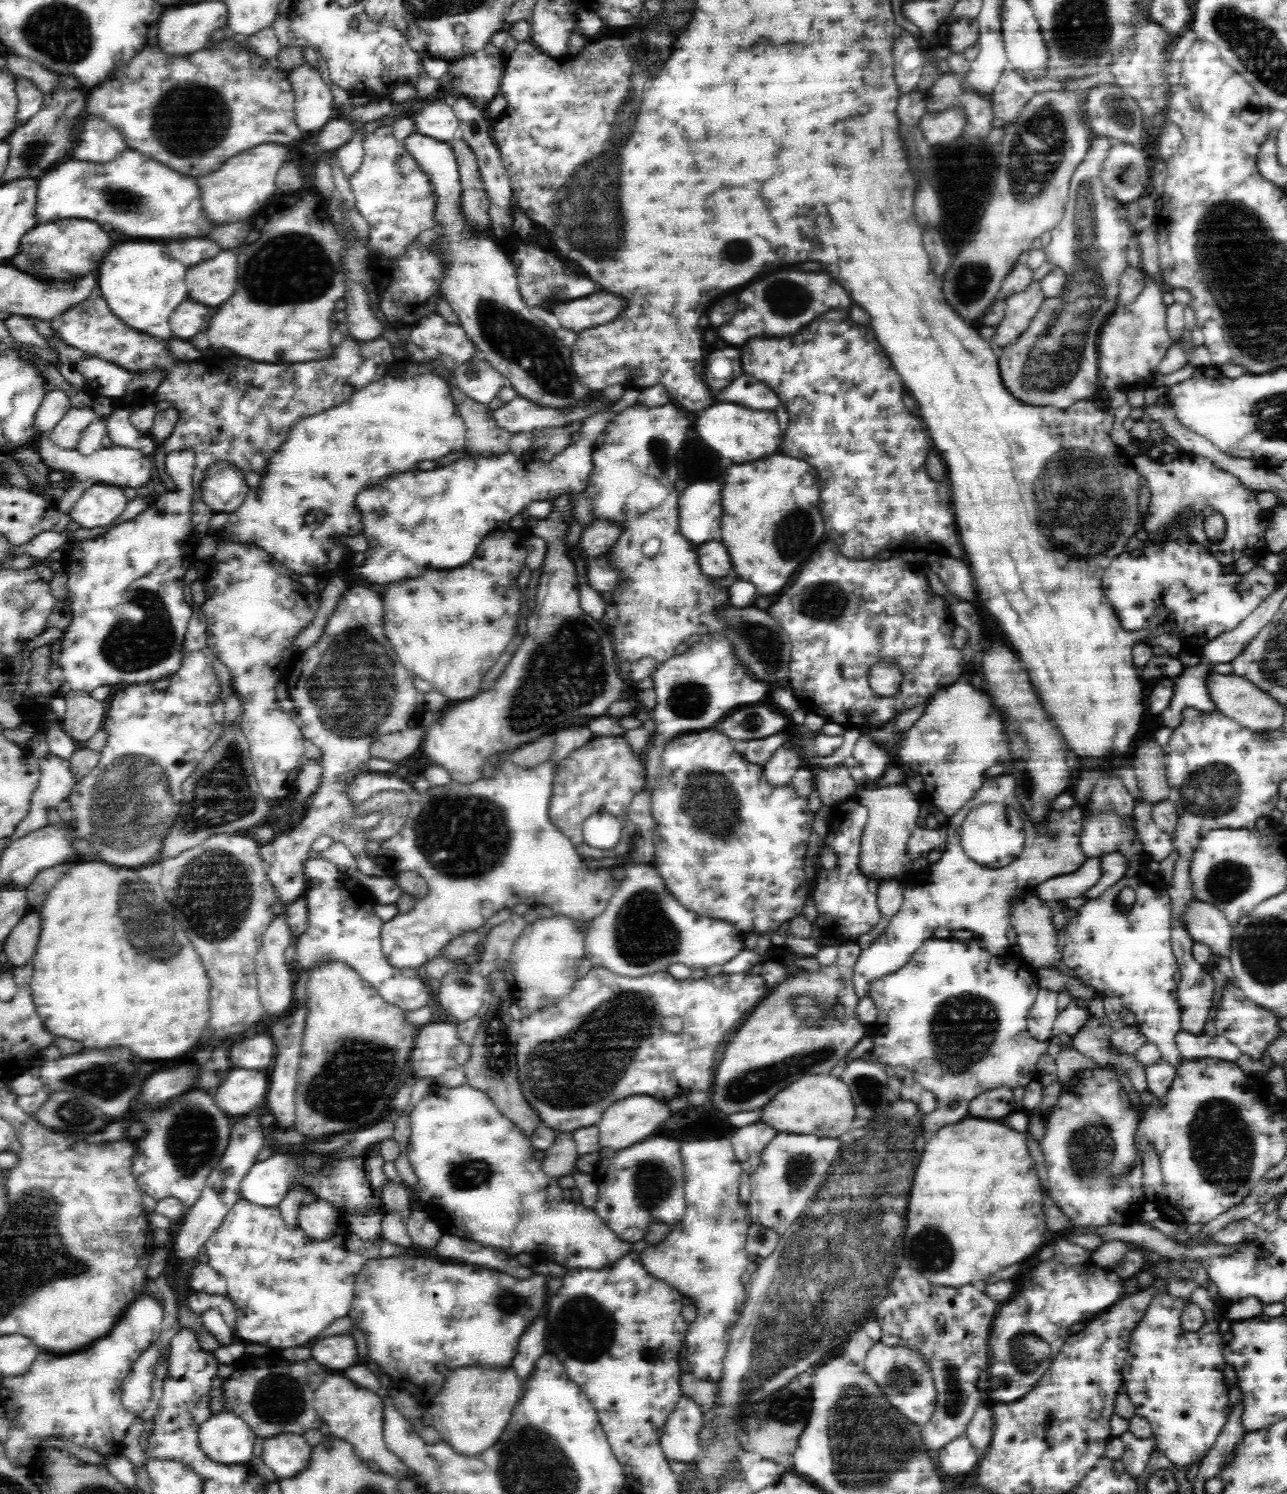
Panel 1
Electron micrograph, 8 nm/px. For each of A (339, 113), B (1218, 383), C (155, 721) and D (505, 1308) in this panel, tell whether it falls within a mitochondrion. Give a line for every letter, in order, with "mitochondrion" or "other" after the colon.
A: other
B: other
C: other
D: mitochondrion

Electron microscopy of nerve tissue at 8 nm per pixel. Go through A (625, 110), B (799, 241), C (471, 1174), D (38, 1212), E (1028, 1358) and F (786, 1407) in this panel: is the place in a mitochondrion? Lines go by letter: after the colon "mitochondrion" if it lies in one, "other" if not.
A: mitochondrion
B: other
C: mitochondrion
D: mitochondrion
E: mitochondrion
F: mitochondrion

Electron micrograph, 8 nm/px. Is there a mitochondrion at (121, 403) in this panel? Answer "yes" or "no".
no

